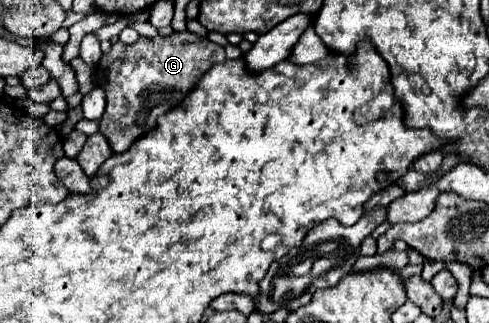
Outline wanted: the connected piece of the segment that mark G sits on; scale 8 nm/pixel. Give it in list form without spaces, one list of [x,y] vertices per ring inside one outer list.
[[[189,31],[153,39],[139,37],[133,45],[125,45],[121,41],[113,43],[109,53],[103,53],[95,69],[95,81],[107,97],[105,113],[99,119],[99,131],[107,137],[113,153],[123,153],[135,139],[149,133],[155,127],[157,115],[179,105],[185,93],[193,89],[195,81],[211,69],[211,65],[221,61],[225,61],[221,45]]]

